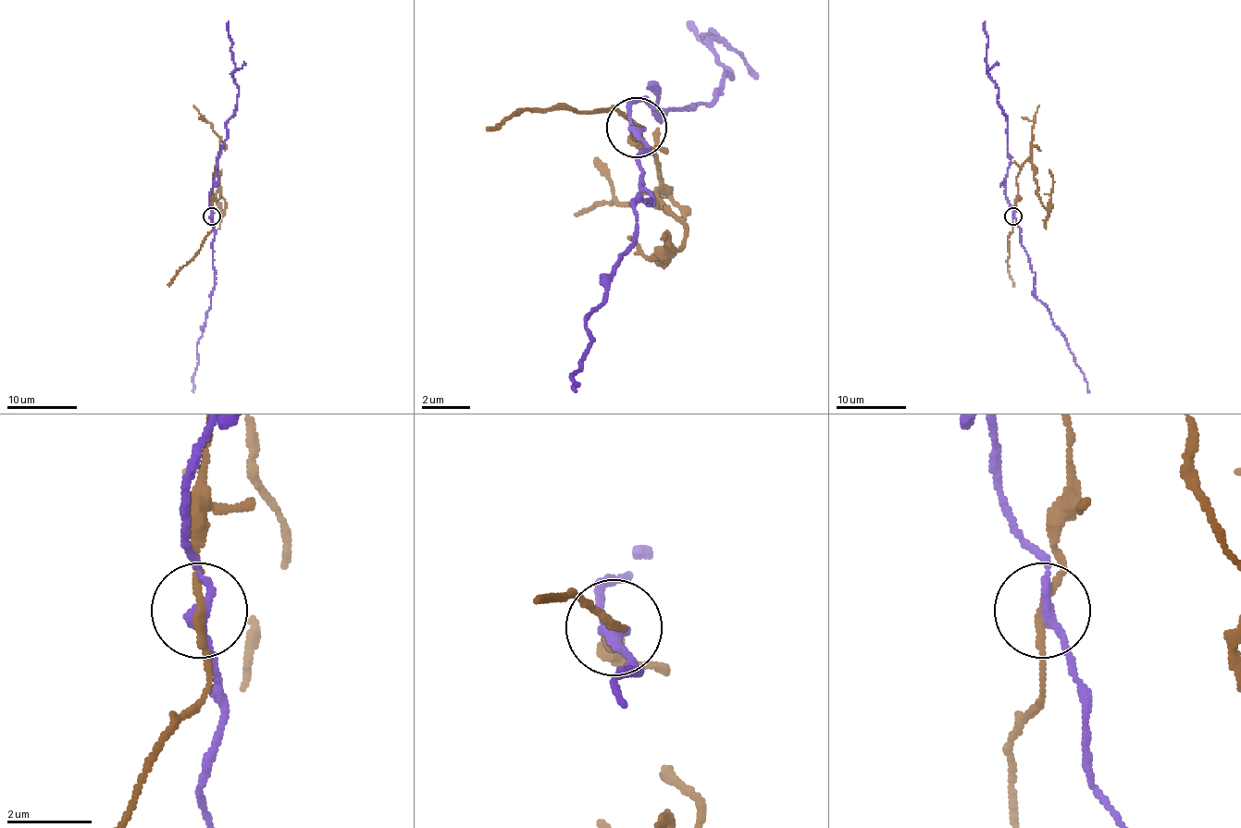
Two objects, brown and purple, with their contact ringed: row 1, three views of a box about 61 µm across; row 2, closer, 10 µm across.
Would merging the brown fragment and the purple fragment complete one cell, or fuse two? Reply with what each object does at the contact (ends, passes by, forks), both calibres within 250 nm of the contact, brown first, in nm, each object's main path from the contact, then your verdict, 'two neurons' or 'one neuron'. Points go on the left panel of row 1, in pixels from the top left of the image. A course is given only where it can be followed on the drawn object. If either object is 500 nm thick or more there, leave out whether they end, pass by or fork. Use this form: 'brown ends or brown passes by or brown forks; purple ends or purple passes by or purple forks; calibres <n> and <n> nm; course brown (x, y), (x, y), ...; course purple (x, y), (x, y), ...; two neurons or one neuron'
brown passes by; purple passes by; calibres 150 and 260 nm; course brown (211, 216), (213, 177), (217, 161), (219, 195), (225, 203), (223, 209), (216, 197), (221, 169); course purple (211, 216), (209, 192), (217, 155), (227, 138), (227, 120), (237, 104), (239, 92), (233, 79), (229, 21); two neurons

